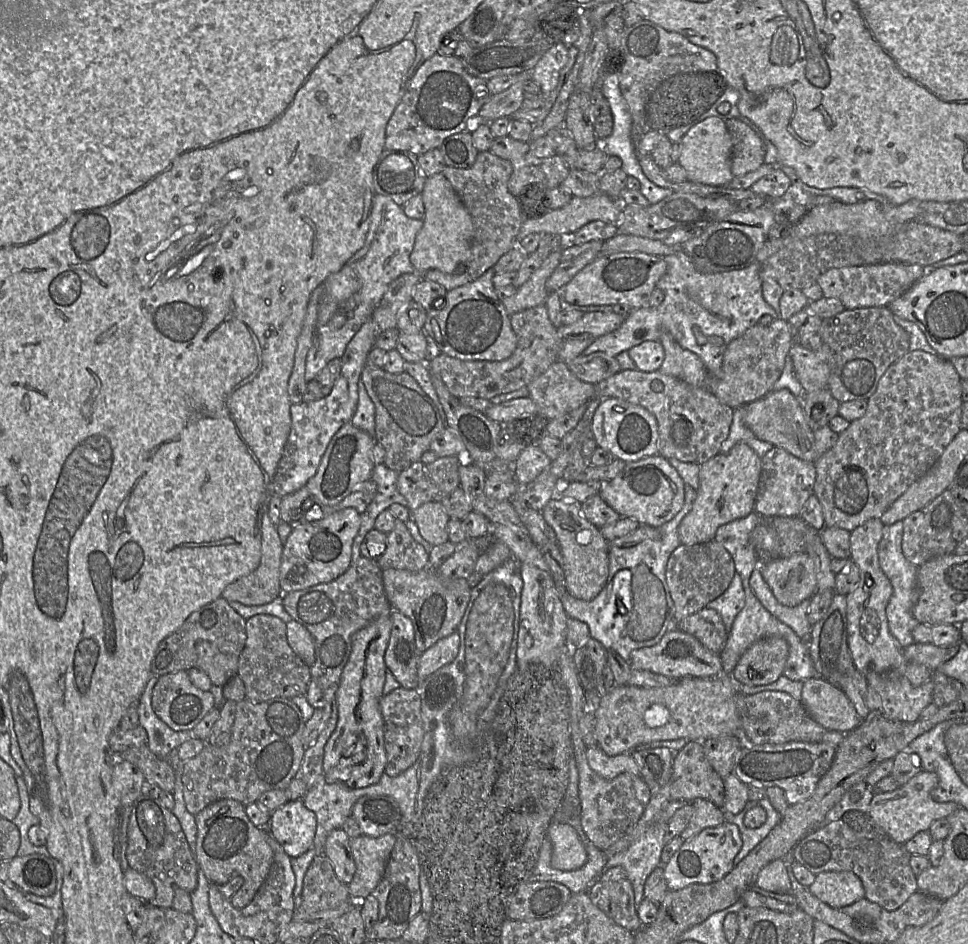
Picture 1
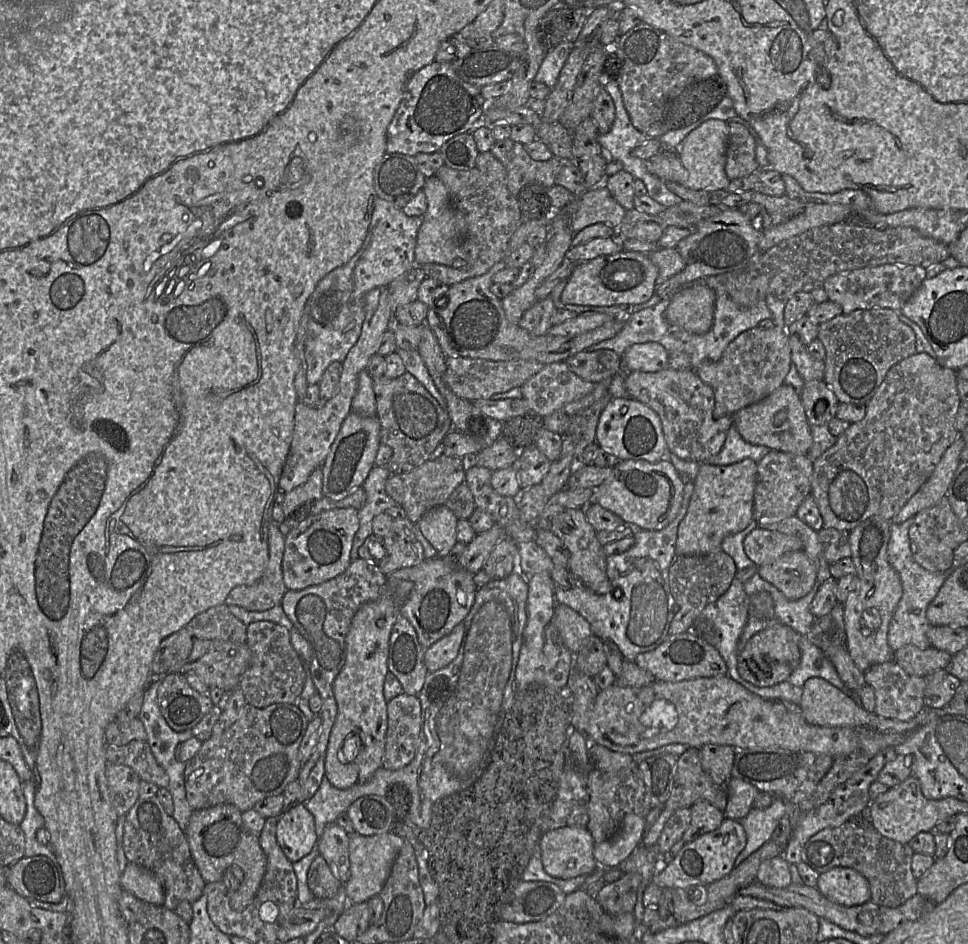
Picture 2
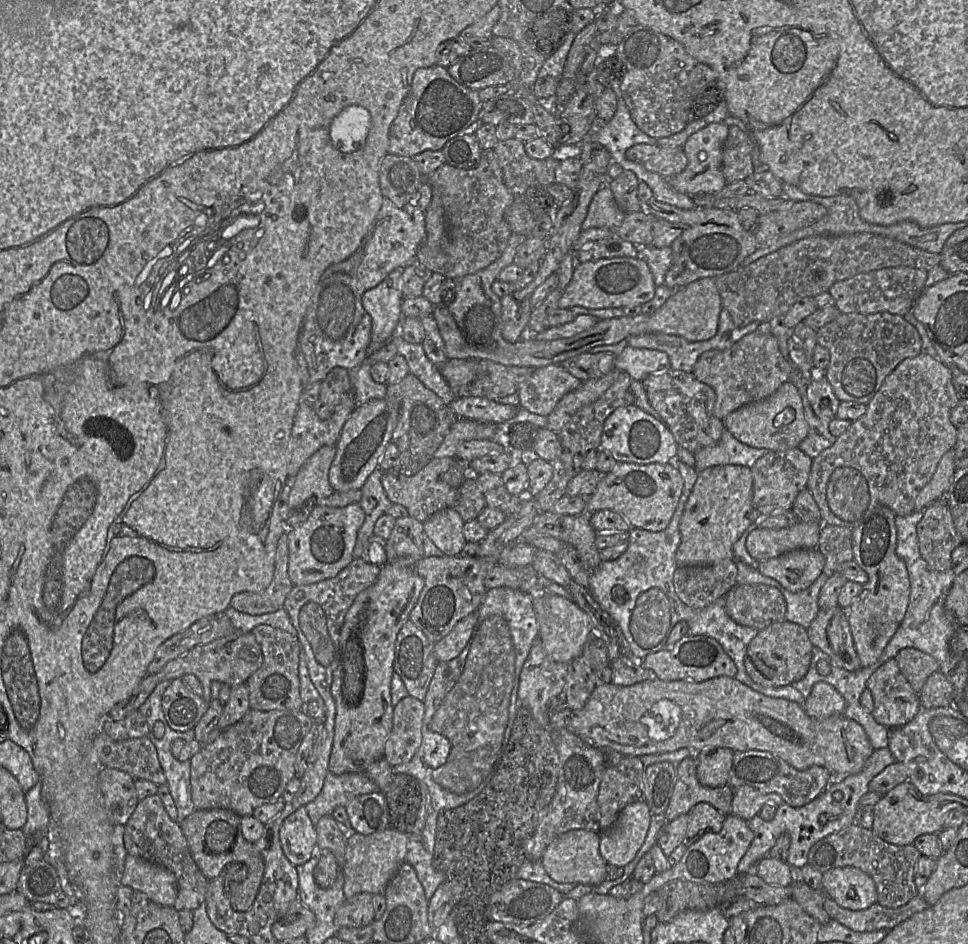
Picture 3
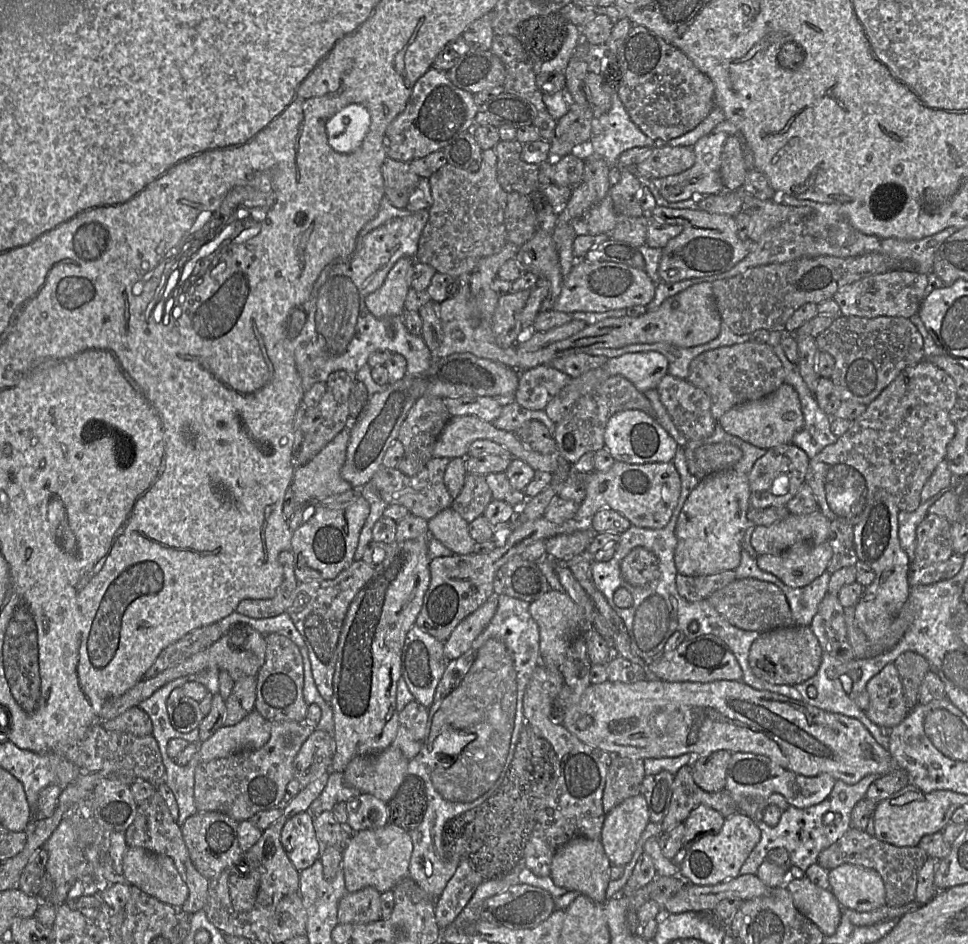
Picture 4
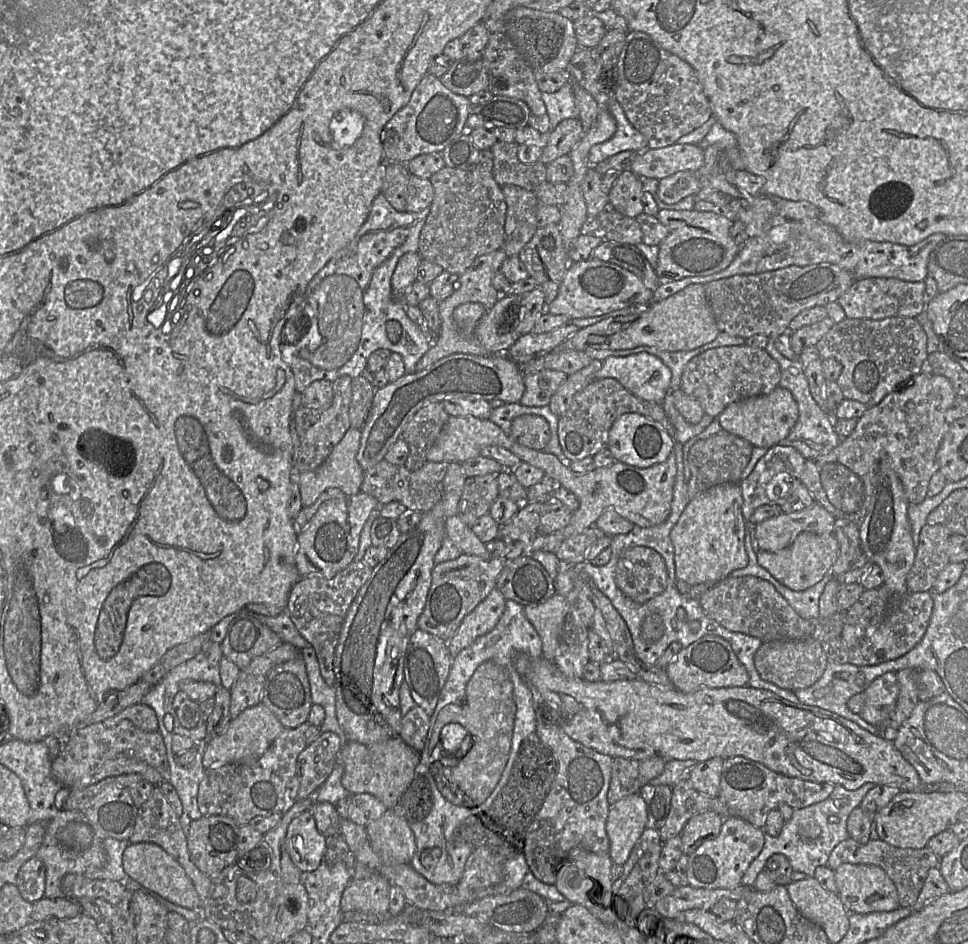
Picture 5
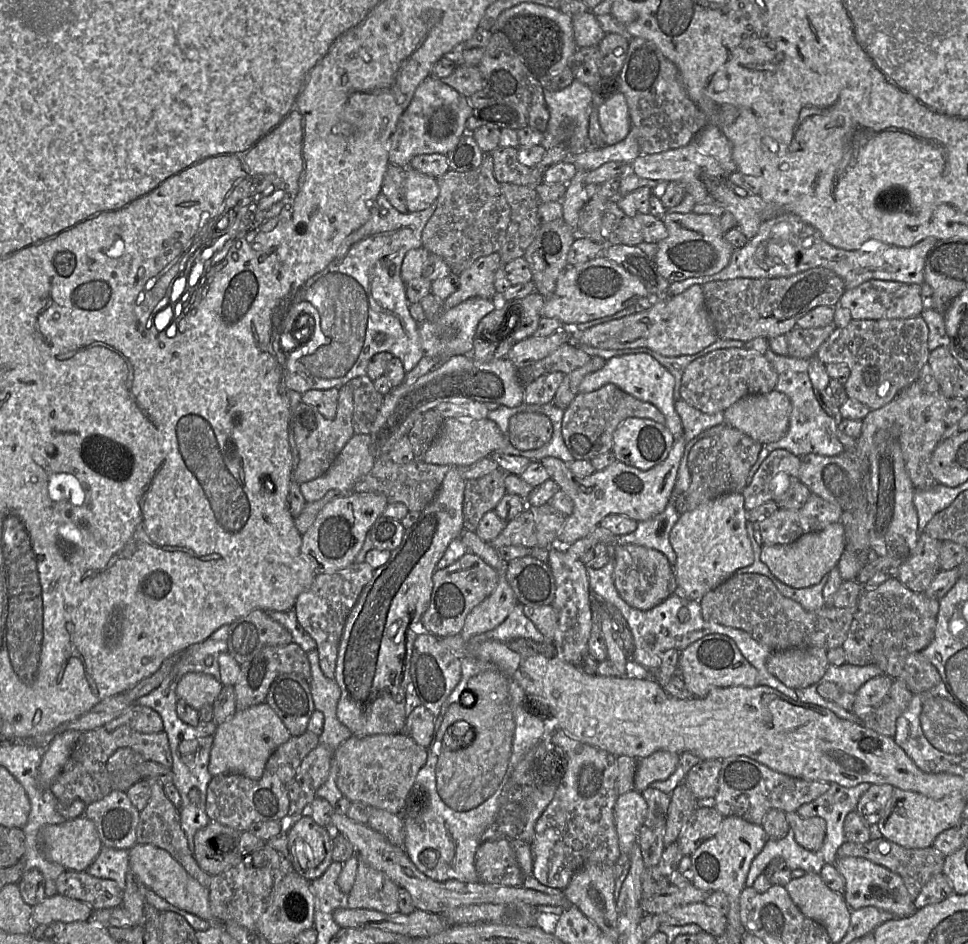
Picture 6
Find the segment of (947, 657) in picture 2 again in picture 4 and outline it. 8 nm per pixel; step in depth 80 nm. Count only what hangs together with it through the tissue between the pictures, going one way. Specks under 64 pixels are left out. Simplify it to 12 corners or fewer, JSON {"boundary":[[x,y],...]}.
{"boundary":[[906,651],[894,662],[908,710],[931,670],[922,655]]}

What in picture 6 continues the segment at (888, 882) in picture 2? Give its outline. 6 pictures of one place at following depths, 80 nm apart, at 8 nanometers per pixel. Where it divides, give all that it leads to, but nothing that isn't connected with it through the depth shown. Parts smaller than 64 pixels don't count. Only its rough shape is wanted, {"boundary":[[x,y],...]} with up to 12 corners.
{"boundary":[[882,837],[845,841],[837,858],[864,858],[898,874],[911,899],[942,873],[933,847],[905,848]]}

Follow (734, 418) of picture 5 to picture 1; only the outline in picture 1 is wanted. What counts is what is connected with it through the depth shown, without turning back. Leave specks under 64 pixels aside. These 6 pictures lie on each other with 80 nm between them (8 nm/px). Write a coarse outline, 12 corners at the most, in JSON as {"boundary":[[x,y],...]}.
{"boundary":[[787,388],[746,404],[758,439],[814,463],[801,399]]}

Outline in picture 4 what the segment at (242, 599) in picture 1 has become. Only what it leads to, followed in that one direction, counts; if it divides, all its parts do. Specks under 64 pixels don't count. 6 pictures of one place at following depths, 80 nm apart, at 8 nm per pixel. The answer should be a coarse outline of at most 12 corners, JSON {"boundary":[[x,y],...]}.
{"boundary":[[292,550],[280,552],[284,575],[270,599],[244,599],[236,612],[257,619],[287,612],[299,583]]}

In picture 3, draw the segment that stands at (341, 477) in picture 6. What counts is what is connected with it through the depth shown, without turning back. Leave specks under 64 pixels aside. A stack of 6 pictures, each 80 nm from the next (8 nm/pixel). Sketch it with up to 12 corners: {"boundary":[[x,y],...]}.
{"boundary":[[335,445],[323,446],[289,480],[292,511],[311,511],[335,493]]}

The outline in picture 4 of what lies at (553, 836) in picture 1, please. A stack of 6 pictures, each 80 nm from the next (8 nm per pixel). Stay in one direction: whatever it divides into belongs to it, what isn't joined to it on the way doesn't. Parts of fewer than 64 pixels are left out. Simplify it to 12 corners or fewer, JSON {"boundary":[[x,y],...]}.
{"boundary":[[577,836],[553,856],[558,887],[606,900],[611,863],[599,840]]}

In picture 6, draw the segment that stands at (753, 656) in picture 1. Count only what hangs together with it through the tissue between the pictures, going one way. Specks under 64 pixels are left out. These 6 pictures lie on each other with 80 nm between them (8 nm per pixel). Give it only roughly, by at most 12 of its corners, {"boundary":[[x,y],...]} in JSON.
{"boundary":[[816,647],[771,651],[768,672],[792,689],[814,685],[829,665]]}

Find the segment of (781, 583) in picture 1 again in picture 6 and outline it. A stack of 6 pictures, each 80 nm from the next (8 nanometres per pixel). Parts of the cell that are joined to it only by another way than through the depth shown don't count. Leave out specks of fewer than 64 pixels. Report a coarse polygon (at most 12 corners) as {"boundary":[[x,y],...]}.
{"boundary":[[834,523],[788,545],[761,561],[783,584],[818,584],[837,566],[845,528]]}

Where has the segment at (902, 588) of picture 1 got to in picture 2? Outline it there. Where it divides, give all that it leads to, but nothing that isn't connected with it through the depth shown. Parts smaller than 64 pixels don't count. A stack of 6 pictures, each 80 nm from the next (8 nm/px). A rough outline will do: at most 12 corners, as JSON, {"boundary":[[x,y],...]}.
{"boundary":[[913,518],[891,523],[888,561],[903,595],[888,644],[931,647],[926,612],[947,577],[914,560]]}

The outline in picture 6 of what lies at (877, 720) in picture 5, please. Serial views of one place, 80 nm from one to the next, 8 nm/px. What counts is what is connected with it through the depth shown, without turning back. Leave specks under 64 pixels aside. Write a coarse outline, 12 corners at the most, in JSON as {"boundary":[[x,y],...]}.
{"boundary":[[893,679],[868,680],[856,693],[852,712],[864,719],[884,700]]}

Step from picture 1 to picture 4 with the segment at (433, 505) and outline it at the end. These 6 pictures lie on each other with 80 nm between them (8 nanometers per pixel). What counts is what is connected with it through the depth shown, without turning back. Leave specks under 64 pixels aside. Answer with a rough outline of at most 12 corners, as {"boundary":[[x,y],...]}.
{"boundary":[[450,507],[428,520],[432,538],[472,554],[469,523]]}

